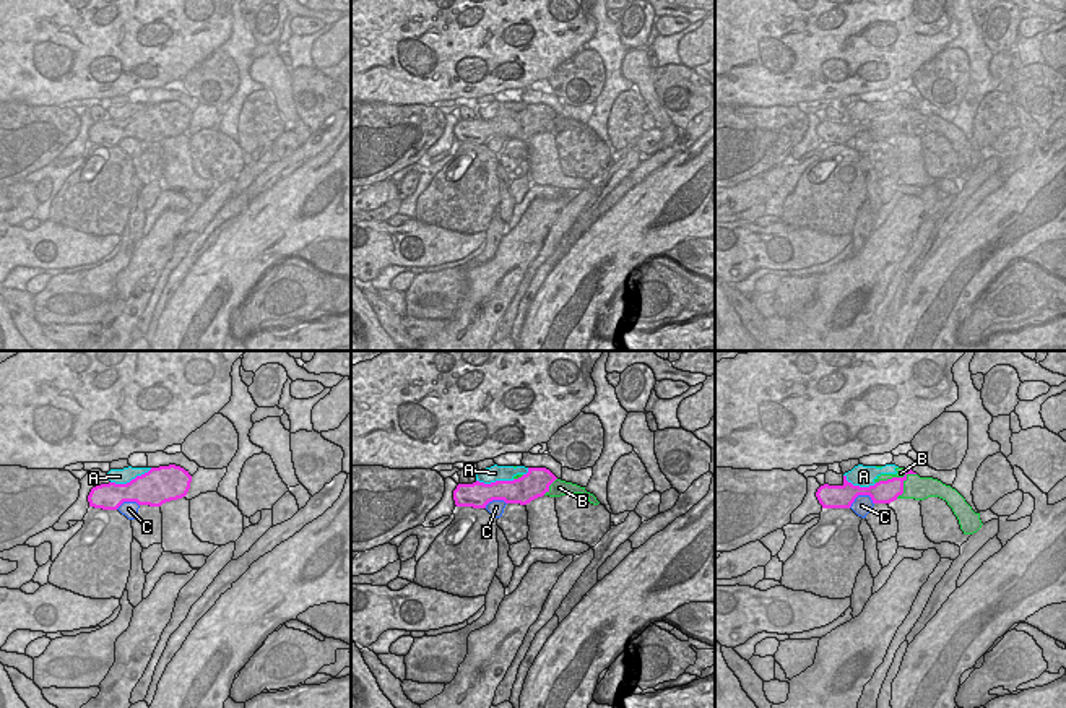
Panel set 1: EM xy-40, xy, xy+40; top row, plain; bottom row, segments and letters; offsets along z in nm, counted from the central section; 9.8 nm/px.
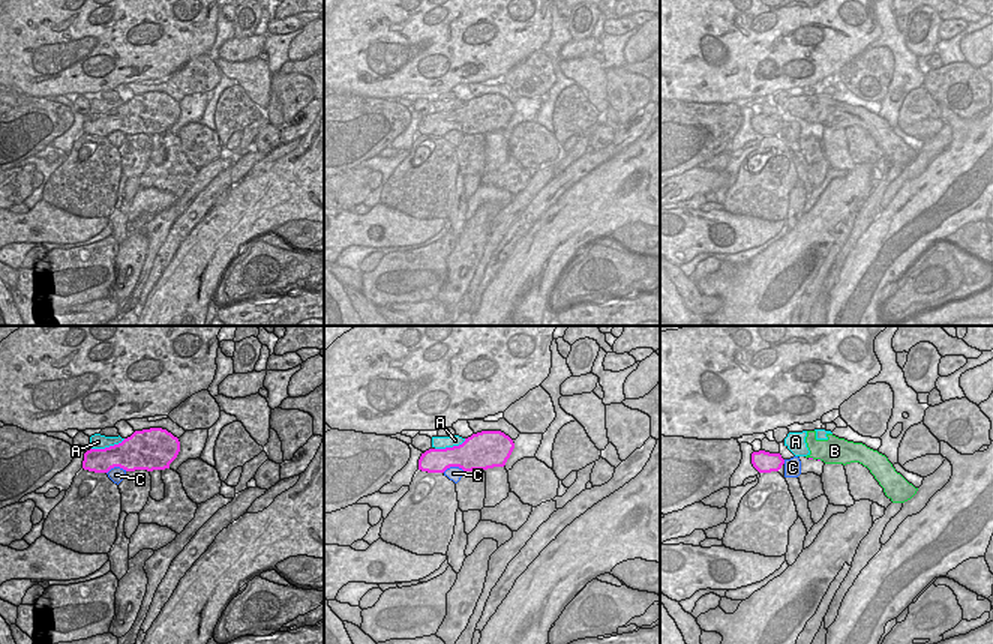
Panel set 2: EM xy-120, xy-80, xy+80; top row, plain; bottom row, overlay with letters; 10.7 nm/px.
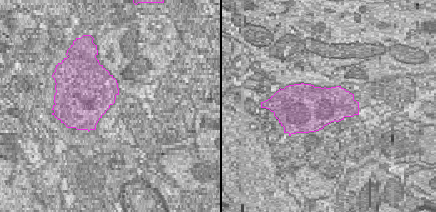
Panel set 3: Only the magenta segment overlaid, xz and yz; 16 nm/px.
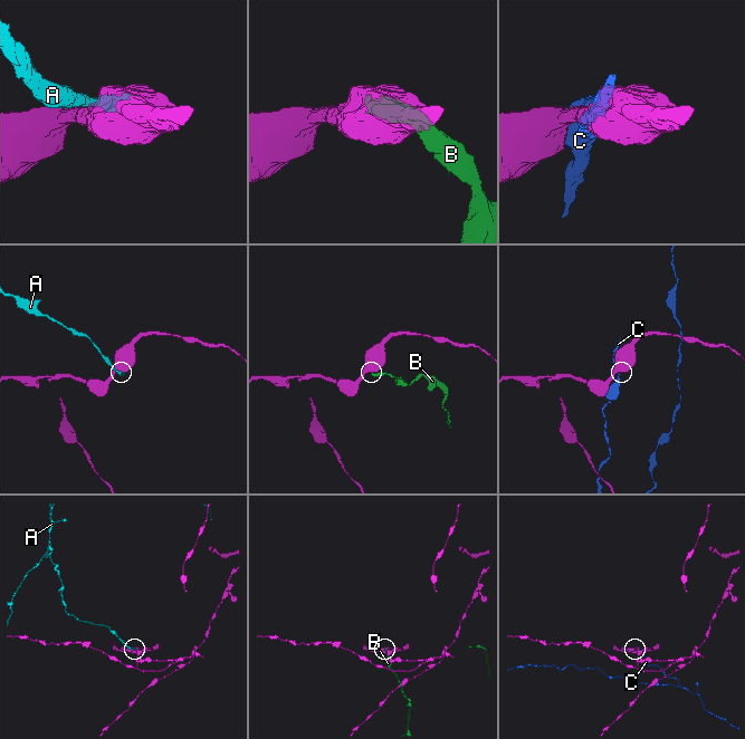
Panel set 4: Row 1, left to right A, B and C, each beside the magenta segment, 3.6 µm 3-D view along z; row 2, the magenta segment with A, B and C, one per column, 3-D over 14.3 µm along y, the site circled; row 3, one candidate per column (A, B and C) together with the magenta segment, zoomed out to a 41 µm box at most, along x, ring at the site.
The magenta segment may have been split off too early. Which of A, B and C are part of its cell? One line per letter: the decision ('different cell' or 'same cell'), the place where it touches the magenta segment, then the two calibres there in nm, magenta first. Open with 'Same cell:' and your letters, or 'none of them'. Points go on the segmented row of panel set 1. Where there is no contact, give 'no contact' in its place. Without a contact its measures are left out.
Same cell: none of them
A: different cell | xy-40 (132, 479) | 360/160 nm
B: different cell | xy+40 (896, 478) | 220/70 nm
C: different cell | xy+40 (860, 494) | 220/190 nm

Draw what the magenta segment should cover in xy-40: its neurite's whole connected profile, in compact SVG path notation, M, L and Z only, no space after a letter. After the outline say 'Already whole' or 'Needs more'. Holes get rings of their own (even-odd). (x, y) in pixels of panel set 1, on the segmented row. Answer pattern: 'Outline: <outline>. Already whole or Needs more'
Outline: M169 464L151 468L127 484L101 484L88 495L89 507L117 510L124 502L161 507L166 502L187 495L192 476L180 466Z. Already whole.

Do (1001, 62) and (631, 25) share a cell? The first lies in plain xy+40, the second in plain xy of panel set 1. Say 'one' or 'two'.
two

